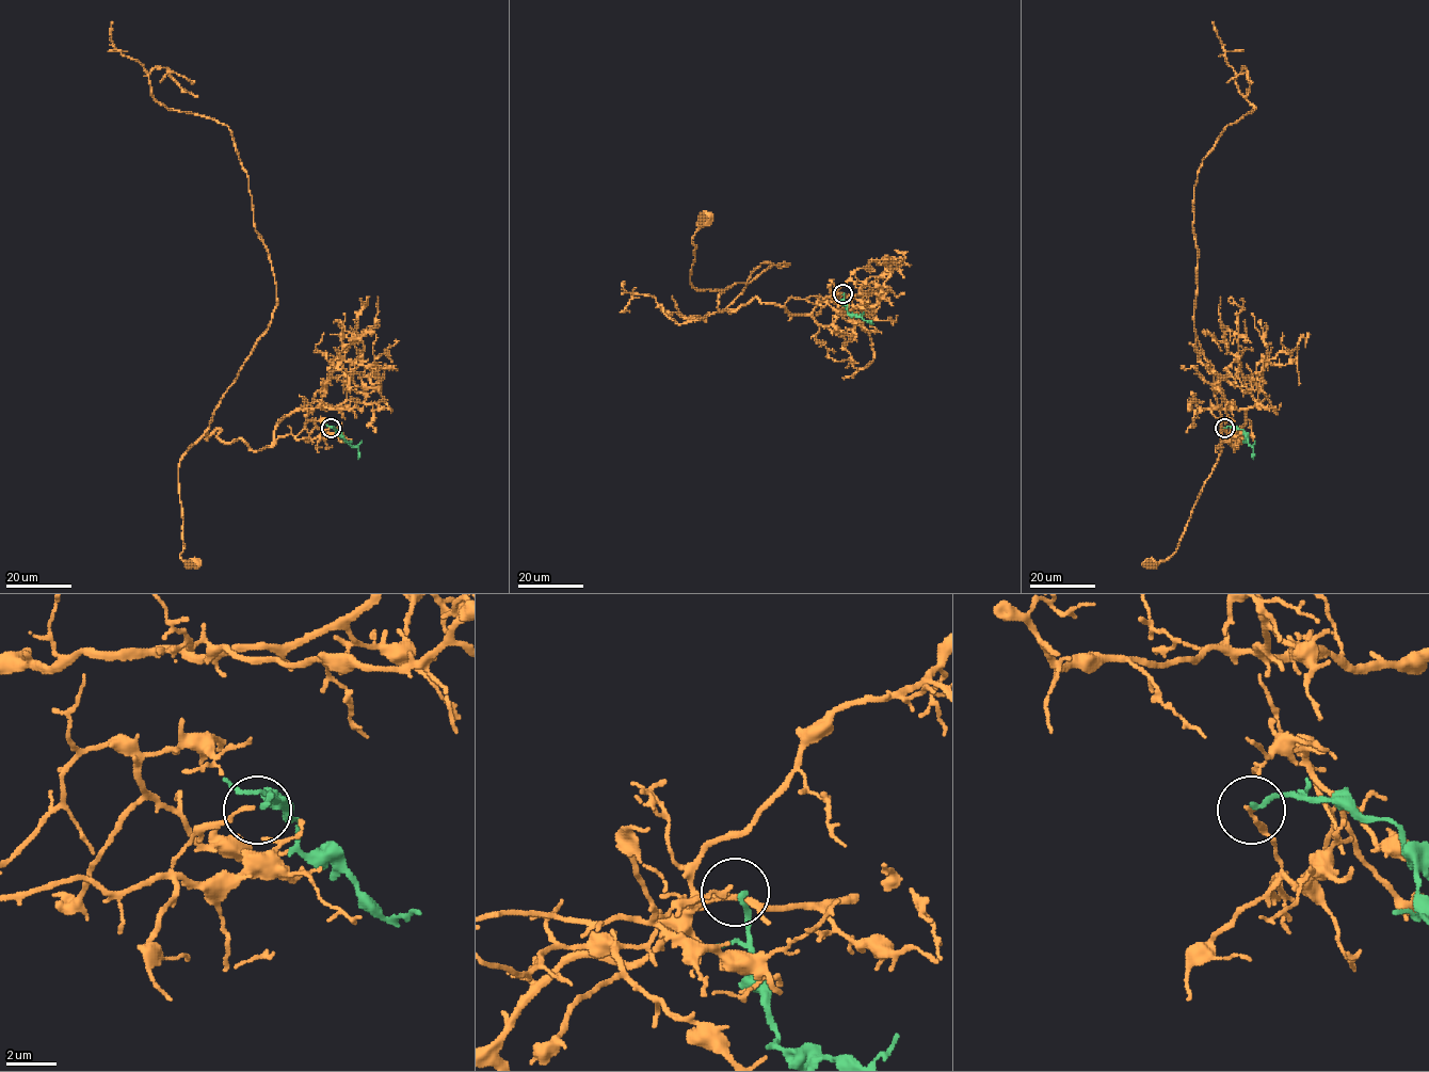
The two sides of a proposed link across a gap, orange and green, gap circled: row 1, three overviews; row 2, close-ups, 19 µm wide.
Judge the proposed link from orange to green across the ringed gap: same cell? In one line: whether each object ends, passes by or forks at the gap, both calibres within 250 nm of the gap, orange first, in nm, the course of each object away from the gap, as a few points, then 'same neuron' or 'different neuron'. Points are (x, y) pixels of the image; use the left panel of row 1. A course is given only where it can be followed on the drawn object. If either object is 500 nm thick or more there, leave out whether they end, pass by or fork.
orange ends; green ends; calibres 160 and 220 nm; course orange (330, 428), (258, 450), (224, 443), (220, 429), (206, 440), (207, 430), (178, 468), (180, 554), (195, 562); course green (331, 428), (357, 448), (358, 459); different neuron

